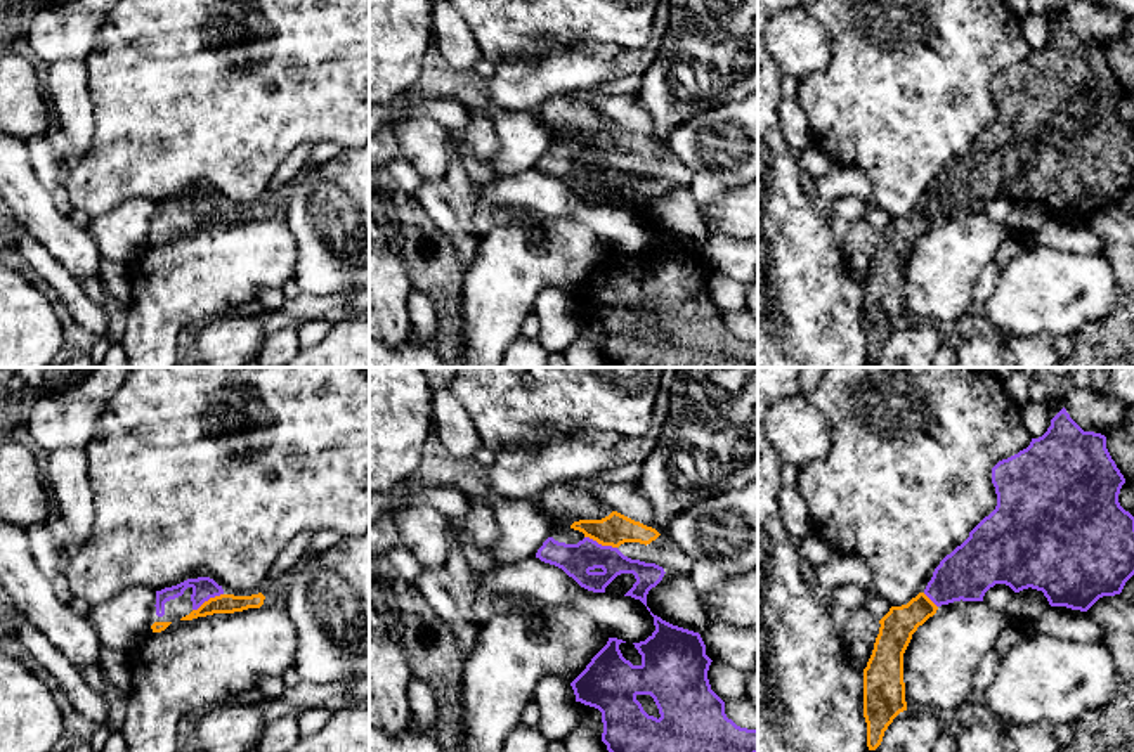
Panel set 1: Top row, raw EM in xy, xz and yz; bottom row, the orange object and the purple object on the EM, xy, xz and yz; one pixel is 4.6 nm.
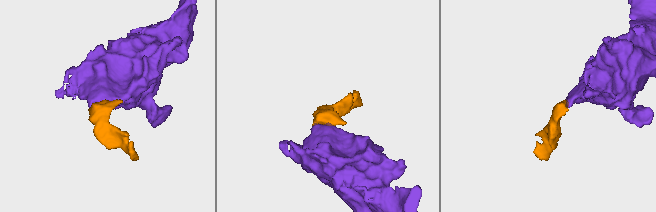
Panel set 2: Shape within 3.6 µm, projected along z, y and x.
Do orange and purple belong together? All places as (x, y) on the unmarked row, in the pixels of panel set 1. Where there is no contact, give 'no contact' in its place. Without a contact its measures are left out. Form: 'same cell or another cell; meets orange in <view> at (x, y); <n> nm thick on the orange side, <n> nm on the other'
same cell; meets orange in xz at (600, 155); 150 nm thick on the orange side, 160 nm on the other

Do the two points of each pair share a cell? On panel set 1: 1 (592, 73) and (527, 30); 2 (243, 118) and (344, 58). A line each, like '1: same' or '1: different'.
1: different
2: same

